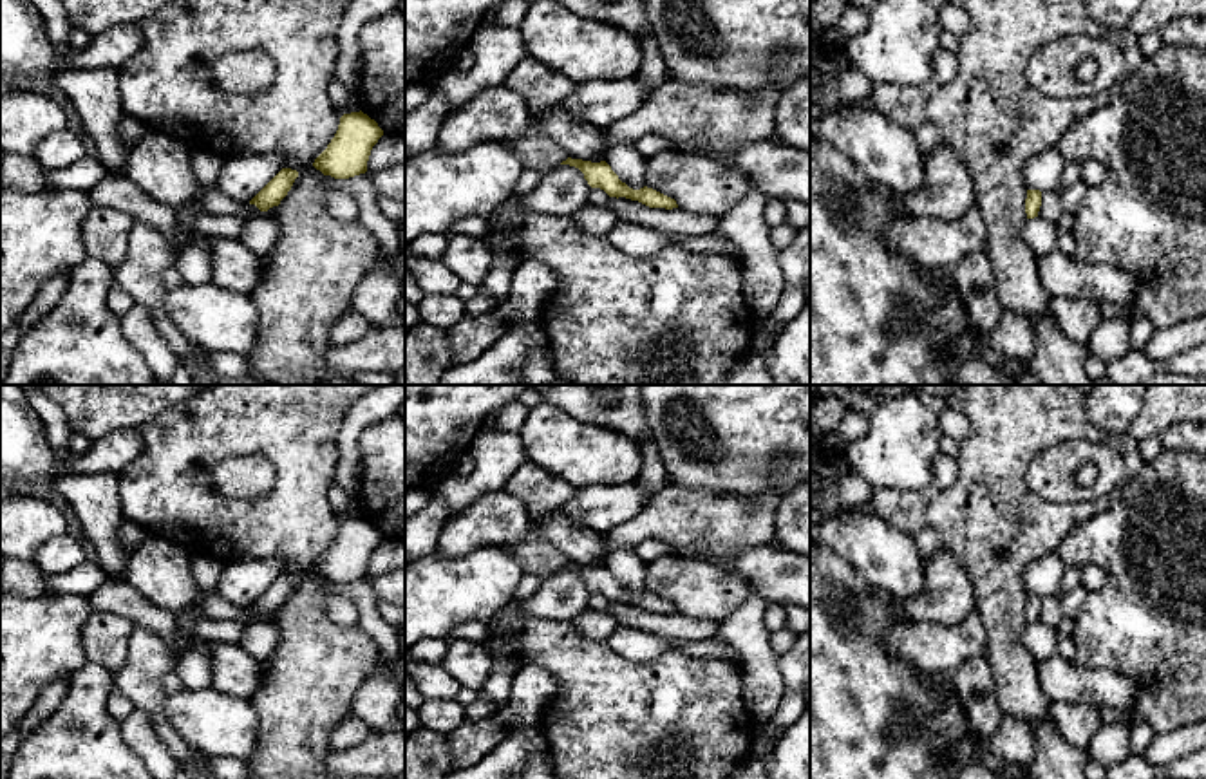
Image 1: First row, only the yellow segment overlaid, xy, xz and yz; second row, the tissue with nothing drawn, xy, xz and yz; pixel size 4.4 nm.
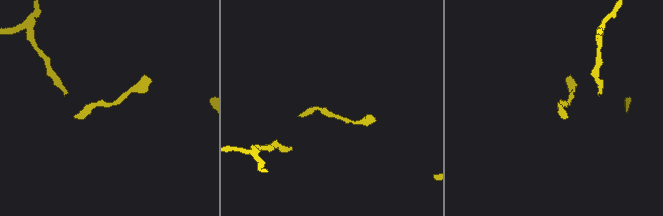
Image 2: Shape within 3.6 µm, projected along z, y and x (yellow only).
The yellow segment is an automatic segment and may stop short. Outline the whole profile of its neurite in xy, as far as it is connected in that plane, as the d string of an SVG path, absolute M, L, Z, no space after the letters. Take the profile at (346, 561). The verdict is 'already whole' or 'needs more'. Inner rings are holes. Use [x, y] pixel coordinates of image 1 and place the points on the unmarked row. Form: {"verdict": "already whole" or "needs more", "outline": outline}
{"verdict": "already whole", "outline": "M362 515L344 519L334 542L313 571L334 584L365 578L371 555L382 540L378 528Z"}

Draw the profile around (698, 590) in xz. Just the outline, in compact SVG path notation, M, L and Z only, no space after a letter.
M665 555L647 564L644 587L676 605L694 620L721 622L741 607L750 584L734 571L680 555Z

